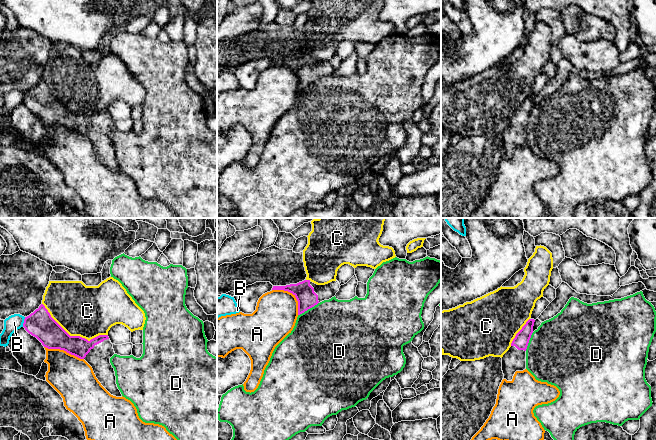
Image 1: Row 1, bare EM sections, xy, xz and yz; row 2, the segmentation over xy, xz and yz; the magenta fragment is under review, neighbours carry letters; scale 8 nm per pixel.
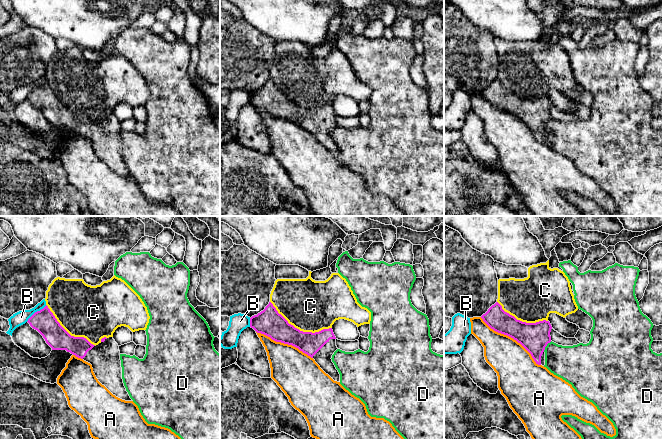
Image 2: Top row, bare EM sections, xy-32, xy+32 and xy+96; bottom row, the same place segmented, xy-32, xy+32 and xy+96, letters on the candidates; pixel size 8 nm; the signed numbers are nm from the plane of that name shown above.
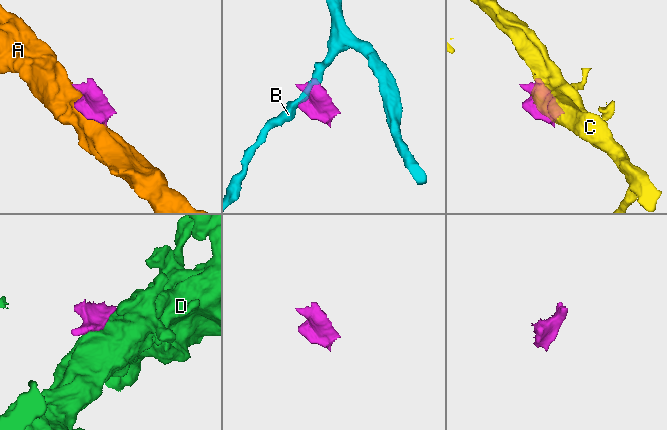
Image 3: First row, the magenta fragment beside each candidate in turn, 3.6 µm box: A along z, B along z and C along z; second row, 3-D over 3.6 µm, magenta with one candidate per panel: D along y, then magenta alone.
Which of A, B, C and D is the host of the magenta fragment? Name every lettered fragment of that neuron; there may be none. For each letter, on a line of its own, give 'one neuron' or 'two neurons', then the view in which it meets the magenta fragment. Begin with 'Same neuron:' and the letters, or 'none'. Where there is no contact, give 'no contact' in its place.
Same neuron: none
A: two neurons; contact in xz
B: two neurons; contact in xy
C: two neurons; contact in xy
D: two neurons; contact in xz

